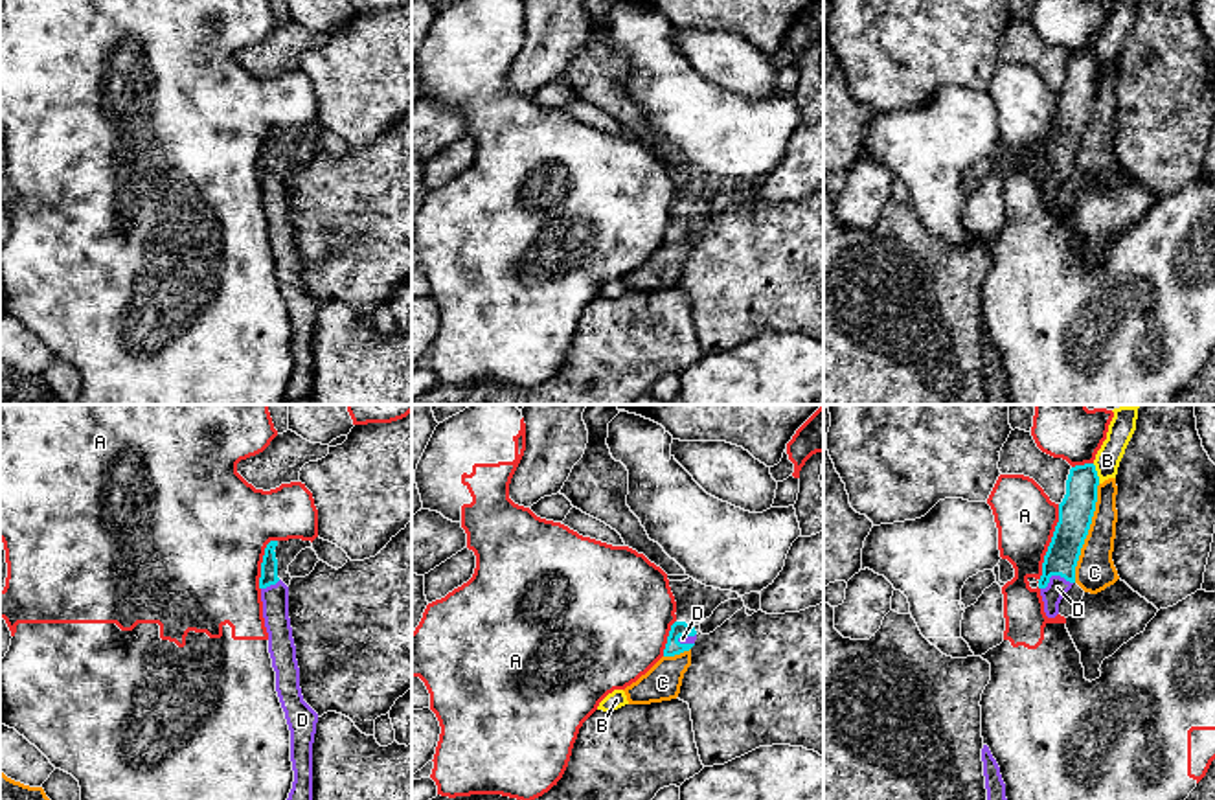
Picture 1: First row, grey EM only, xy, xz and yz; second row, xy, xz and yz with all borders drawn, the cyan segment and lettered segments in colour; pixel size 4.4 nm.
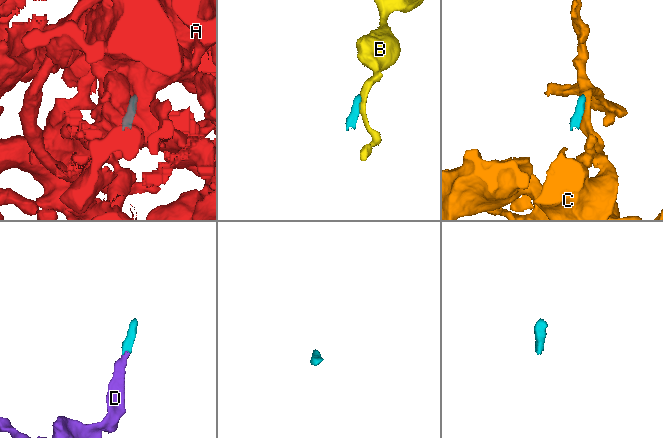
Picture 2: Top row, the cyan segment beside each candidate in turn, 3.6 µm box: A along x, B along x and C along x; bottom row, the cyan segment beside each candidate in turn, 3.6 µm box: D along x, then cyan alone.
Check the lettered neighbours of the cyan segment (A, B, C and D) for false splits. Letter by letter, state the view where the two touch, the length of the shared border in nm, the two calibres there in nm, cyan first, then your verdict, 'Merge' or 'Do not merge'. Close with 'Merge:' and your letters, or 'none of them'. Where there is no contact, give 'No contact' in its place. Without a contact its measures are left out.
A: Touches cyan in yz. Shared border 360 nm. Thickness 150 nm (cyan) against 260 nm. Do not merge
B: Touches cyan in yz. Shared border 90 nm. Thickness 150 nm (cyan) against 120 nm. Do not merge
C: Touches cyan in yz. Shared border 440 nm. Thickness 150 nm (cyan) against 170 nm. Do not merge
D: Touches cyan in yz. Shared border 150 nm. Thickness 140 nm (cyan) against 90 nm. Merge
Merge: D

